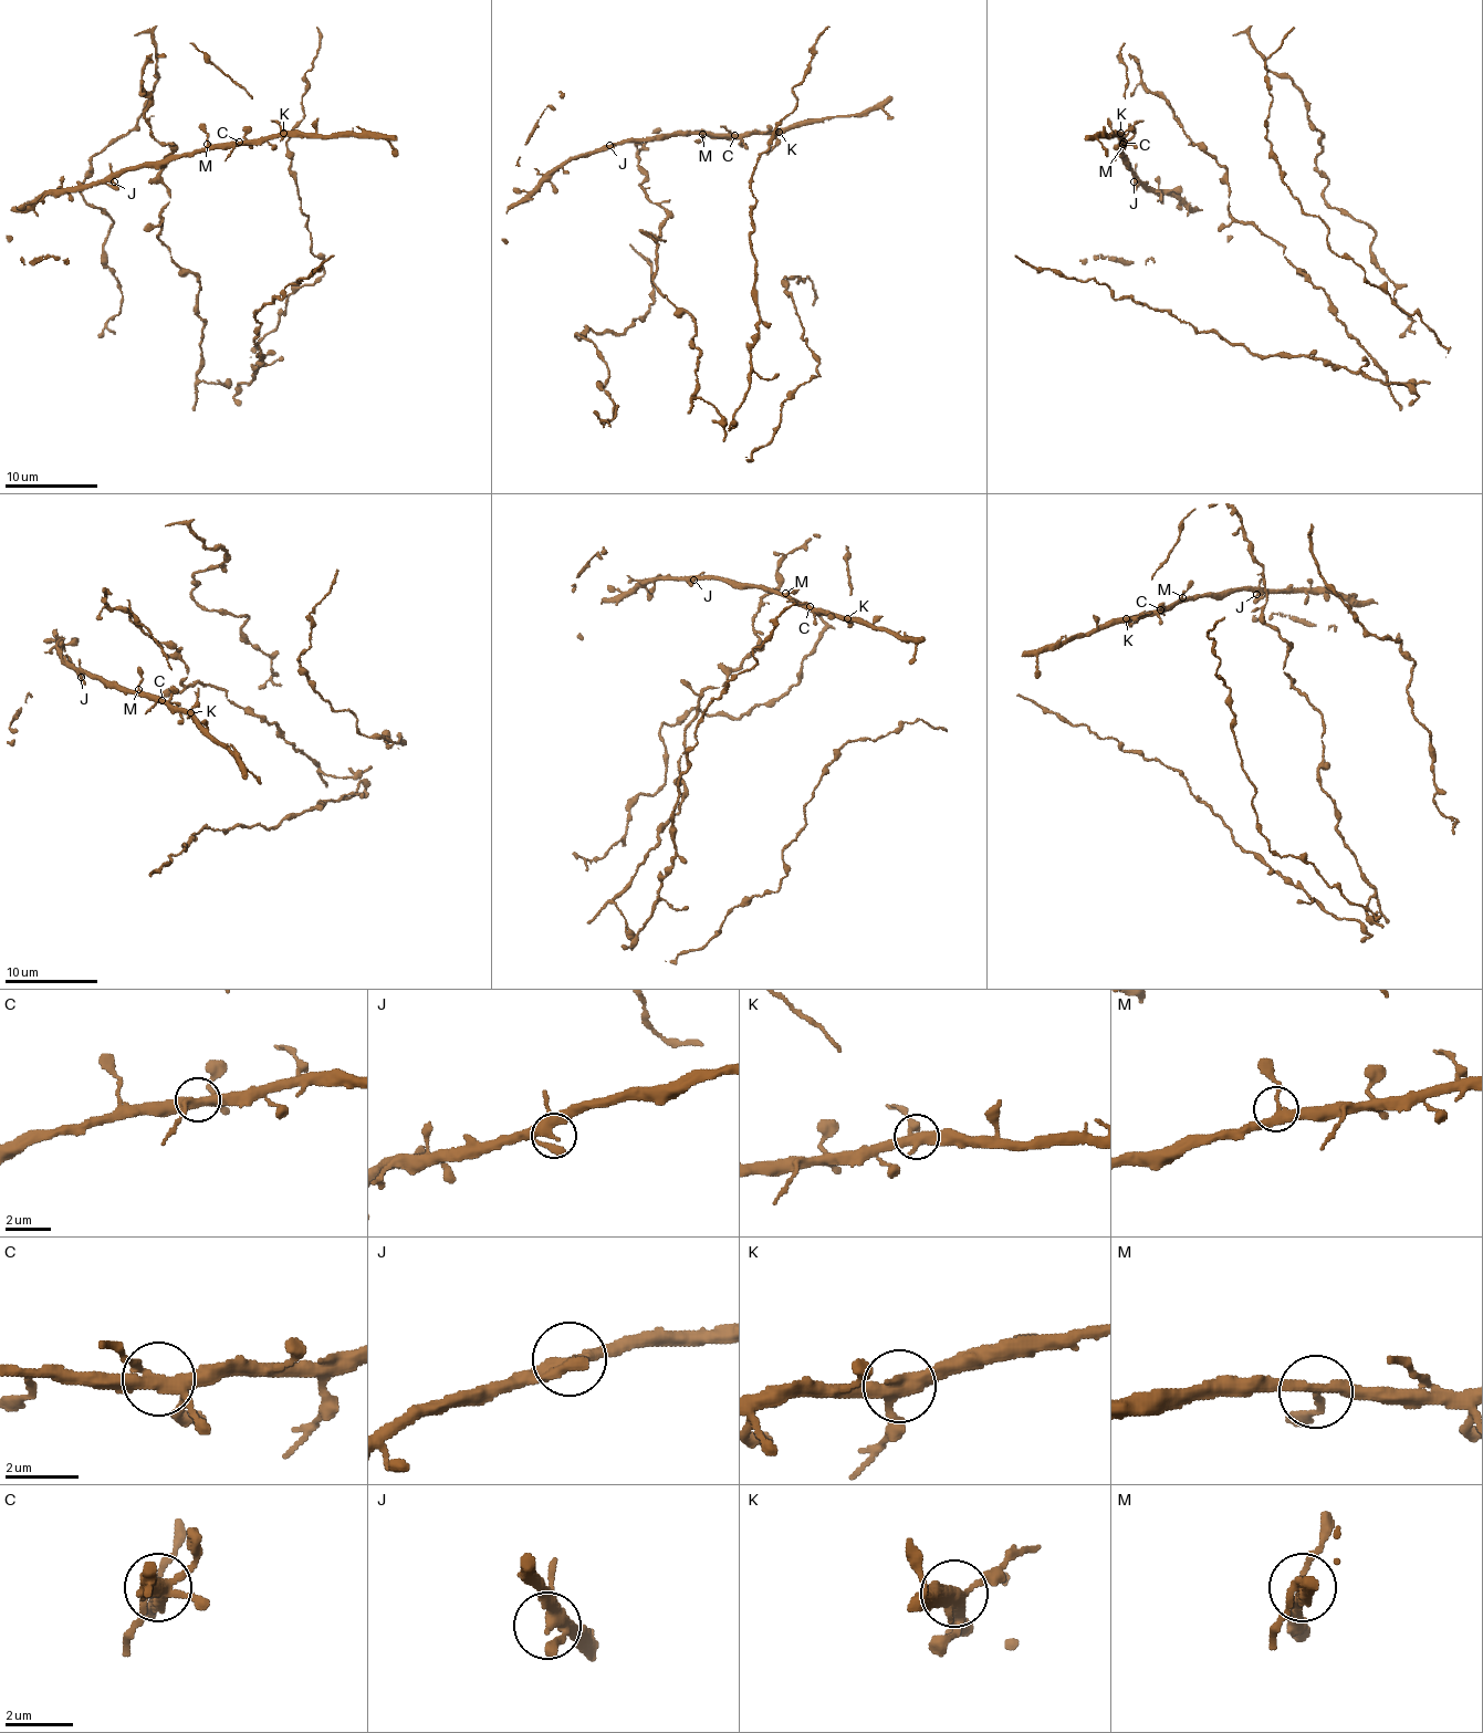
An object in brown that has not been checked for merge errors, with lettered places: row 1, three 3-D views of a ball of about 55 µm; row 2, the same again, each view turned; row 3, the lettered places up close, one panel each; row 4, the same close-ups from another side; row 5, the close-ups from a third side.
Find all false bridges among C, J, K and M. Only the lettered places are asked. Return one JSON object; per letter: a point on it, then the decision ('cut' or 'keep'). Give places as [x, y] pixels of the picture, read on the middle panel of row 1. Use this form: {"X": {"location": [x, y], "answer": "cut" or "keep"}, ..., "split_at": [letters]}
{"C": {"location": [734, 135], "answer": "keep"}, "J": {"location": [609, 145], "answer": "keep"}, "K": {"location": [779, 132], "answer": "keep"}, "M": {"location": [702, 134], "answer": "keep"}, "split_at": []}

